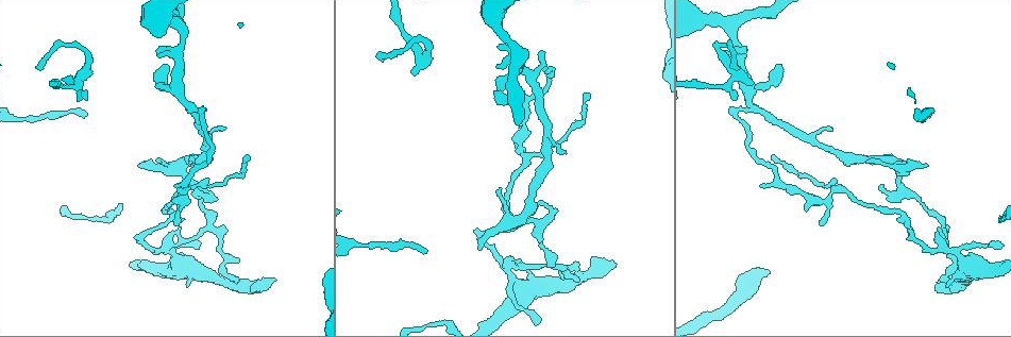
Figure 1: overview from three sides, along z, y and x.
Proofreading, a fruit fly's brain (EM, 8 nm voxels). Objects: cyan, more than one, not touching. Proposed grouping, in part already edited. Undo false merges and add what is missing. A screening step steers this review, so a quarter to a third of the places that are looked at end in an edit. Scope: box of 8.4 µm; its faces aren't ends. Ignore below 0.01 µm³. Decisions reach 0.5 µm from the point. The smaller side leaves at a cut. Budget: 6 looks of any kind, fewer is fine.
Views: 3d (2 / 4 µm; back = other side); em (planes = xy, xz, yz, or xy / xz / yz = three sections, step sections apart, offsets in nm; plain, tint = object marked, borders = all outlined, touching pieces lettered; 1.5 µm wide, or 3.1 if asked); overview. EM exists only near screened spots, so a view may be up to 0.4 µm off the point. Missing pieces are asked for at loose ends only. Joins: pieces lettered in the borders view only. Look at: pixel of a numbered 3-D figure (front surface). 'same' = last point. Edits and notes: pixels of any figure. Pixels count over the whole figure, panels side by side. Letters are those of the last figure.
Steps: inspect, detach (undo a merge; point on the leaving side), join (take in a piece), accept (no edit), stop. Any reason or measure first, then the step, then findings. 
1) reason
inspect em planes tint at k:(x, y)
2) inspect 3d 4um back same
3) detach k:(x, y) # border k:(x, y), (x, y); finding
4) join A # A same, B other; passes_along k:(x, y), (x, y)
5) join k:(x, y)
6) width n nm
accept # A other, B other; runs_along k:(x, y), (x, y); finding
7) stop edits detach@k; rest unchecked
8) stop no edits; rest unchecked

free end
inspect 3d 4um at 1:(946, 287)

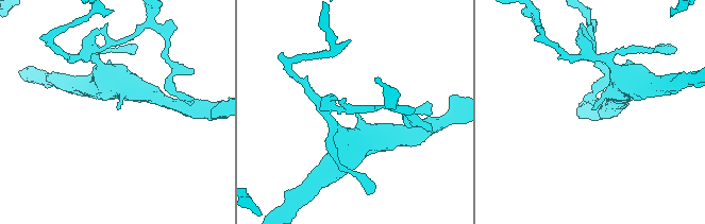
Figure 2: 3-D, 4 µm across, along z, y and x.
shape alone is not enough
inspect em planes borders at 2:(119, 107)

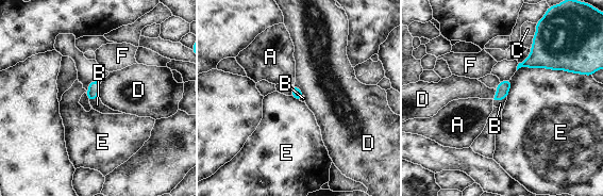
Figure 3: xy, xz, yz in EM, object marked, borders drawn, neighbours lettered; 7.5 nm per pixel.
longest_contact E 440 nm
join B # A other, B same, C other, D other, E other, F other; passes_along 3:(503, 87), (500, 99), (500, 103); the cell continues

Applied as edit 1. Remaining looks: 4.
inspect overview

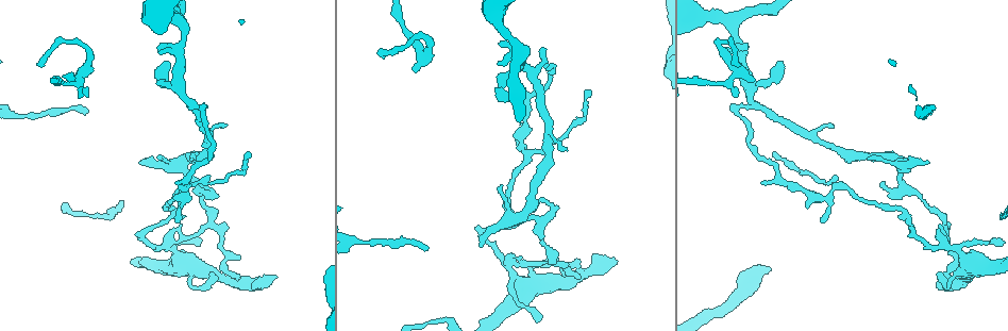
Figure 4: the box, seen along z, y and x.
an open end
inspect em xy step 4 borders at 4:(277, 278)

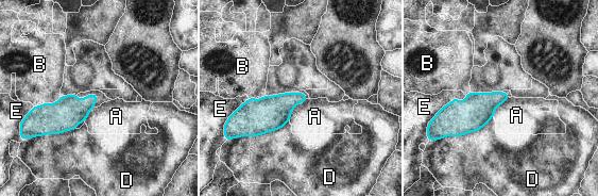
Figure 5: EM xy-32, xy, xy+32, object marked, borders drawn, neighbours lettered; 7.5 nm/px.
width 130 nm
accept # A other, B other, D other, E other; border 5:(509, 97), (496, 108), (493, 116); none of them fits

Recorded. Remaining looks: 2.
stop edits join@3; rest unchecked

